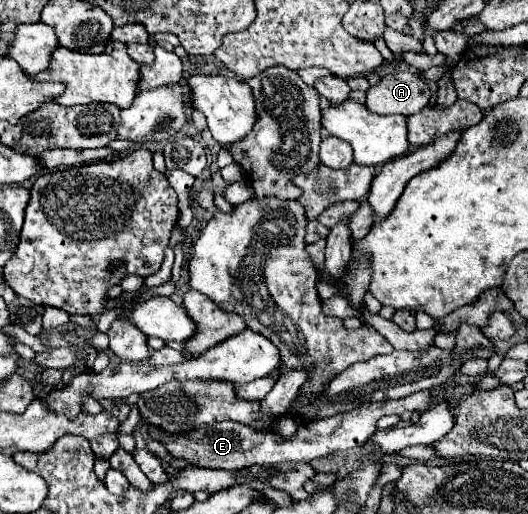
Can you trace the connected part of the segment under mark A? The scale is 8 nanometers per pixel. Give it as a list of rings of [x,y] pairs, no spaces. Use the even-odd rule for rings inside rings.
[[[392,70],[366,92],[366,108],[374,114],[404,114],[422,110],[432,98],[428,84],[410,70]]]

